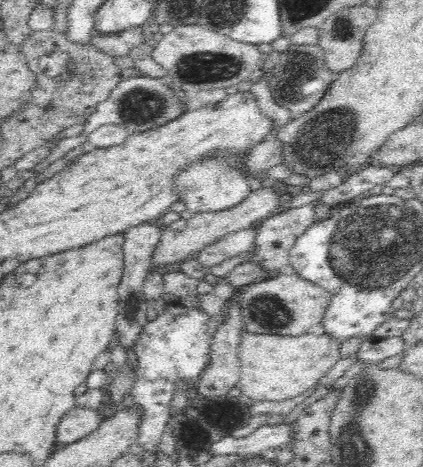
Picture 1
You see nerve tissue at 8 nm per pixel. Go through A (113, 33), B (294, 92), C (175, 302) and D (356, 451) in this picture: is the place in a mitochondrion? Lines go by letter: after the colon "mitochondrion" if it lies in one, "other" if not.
A: other
B: mitochondrion
C: other
D: mitochondrion

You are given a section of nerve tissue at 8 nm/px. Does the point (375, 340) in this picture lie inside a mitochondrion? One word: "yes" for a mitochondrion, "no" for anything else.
no

